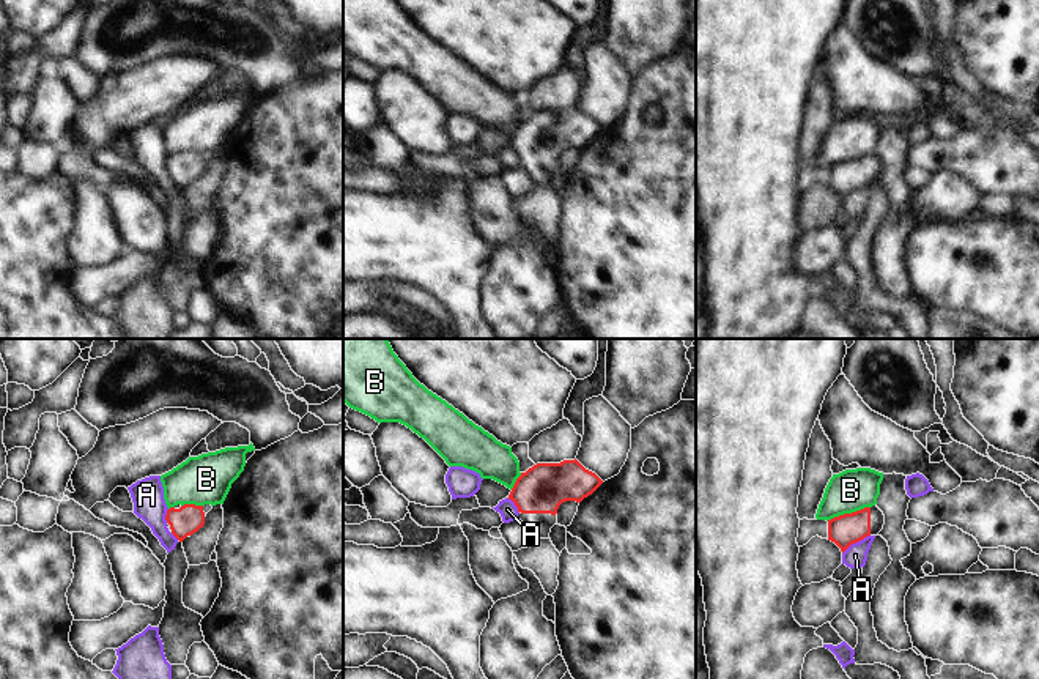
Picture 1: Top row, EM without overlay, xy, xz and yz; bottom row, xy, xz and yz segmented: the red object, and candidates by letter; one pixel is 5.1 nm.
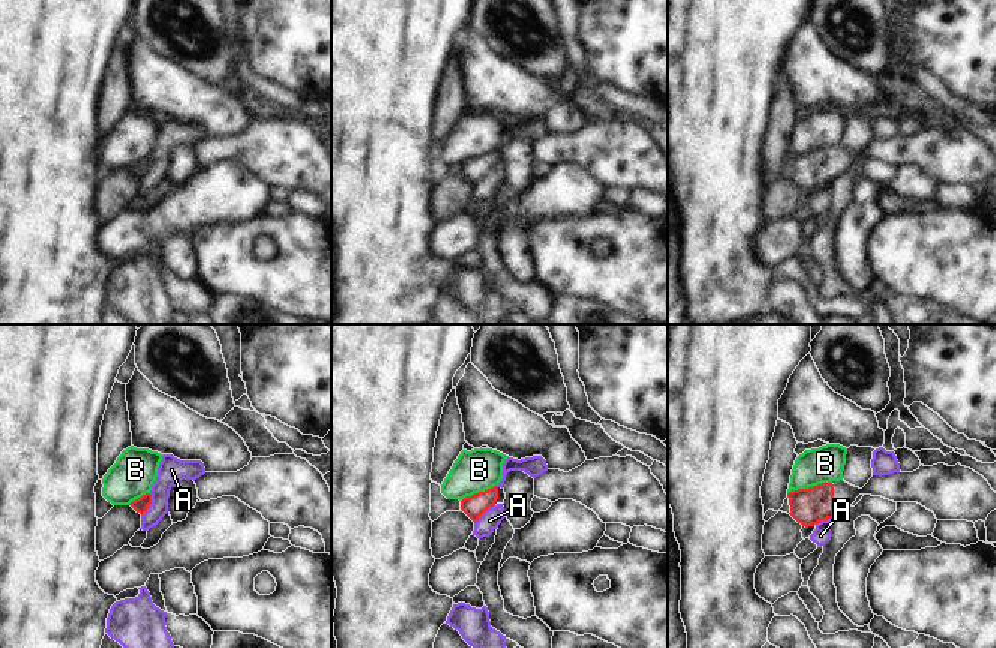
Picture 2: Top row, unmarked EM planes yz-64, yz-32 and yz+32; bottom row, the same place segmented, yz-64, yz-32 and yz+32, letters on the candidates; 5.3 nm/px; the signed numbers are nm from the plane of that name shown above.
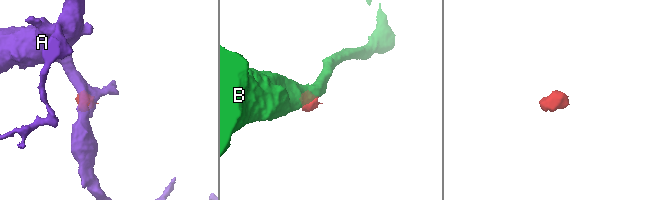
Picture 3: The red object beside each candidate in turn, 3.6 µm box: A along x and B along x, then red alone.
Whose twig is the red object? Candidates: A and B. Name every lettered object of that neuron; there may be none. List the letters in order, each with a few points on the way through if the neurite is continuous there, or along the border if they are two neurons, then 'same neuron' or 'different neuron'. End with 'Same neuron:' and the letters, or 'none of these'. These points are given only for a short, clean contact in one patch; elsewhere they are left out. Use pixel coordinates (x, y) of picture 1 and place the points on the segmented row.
A: border along yz (869, 534), (854, 542), (843, 553); different neuron
B: border along yz (869, 506), (827, 520); different neuron
Same neuron: none of these

